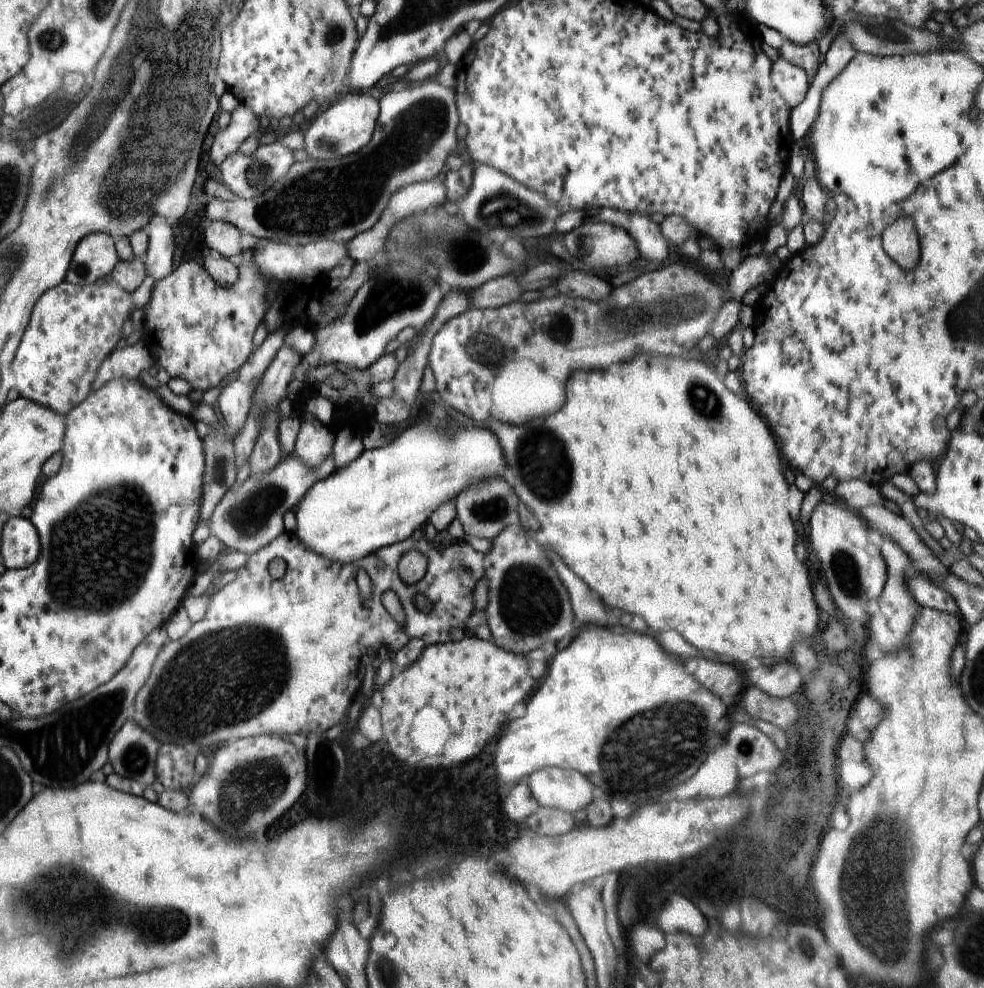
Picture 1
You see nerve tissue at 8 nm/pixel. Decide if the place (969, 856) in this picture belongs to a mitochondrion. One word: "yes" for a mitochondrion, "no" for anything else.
no

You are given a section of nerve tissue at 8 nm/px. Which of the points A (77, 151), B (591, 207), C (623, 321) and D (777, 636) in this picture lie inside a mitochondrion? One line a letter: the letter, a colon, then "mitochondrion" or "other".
A: mitochondrion
B: other
C: mitochondrion
D: other

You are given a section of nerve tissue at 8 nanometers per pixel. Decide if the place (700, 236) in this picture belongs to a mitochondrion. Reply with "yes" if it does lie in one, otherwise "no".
no

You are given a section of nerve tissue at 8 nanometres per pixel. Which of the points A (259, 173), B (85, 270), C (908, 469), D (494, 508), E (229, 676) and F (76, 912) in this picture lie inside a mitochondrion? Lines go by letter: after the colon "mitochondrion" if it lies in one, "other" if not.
A: mitochondrion
B: mitochondrion
C: other
D: mitochondrion
E: mitochondrion
F: mitochondrion

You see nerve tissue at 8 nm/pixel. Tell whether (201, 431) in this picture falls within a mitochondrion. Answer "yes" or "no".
no

